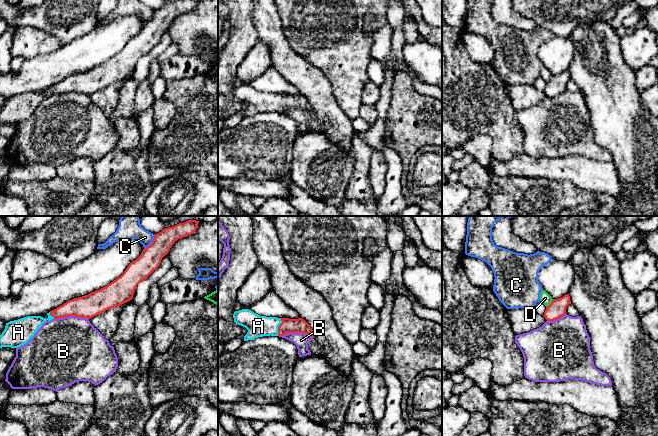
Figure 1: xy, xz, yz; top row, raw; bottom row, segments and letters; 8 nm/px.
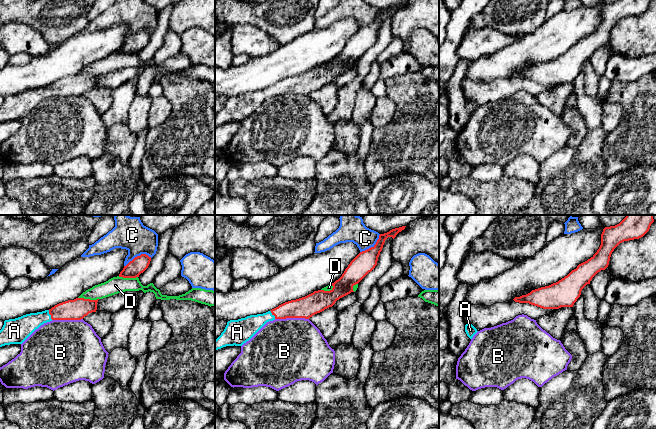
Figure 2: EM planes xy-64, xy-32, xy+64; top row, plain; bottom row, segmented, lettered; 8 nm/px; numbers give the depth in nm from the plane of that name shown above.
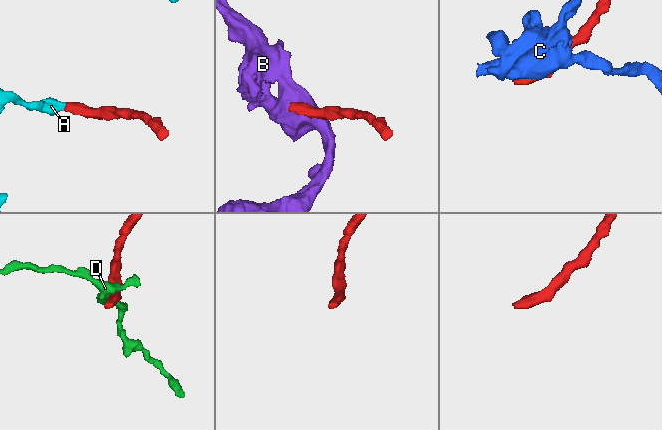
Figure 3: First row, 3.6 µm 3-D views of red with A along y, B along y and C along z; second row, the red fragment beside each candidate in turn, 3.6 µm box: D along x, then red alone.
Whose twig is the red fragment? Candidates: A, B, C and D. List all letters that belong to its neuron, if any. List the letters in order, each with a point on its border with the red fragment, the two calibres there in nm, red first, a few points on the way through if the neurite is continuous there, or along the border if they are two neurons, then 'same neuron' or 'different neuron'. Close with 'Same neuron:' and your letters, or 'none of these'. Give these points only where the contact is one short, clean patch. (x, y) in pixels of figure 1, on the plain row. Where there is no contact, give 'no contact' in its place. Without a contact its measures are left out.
A: contact xz (278, 103); calibres 120 and 180 nm; way xz (299, 101), (283, 101), (278, 103), (258, 102); same neuron
B: contact xy (71, 91); calibres 190 and 480 nm; border xy (88, 94), (64, 92), (54, 95); different neuron
C: contact xy (152, 18); calibres 170 and 130 nm; border xy (154, 10), (152, 18), (144, 24); different neuron
D: contact yz (551, 79); calibres 140 and 90 nm; different neuron
Same neuron: A

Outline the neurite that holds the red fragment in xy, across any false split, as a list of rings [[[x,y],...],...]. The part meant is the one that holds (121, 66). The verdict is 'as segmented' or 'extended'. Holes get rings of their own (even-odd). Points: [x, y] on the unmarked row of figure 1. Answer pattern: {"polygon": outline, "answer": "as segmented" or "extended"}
{"polygon": [[[177,0],[173,3],[163,5],[161,8],[154,10],[154,15],[150,22],[143,25],[141,31],[131,38],[124,49],[116,56],[101,64],[100,66],[91,68],[88,71],[74,74],[67,77],[63,81],[47,89],[48,94],[41,92],[27,92],[18,96],[6,99],[5,105],[0,111],[0,124],[11,123],[18,124],[26,120],[38,107],[44,98],[52,95],[59,95],[69,92],[90,95],[108,85],[121,82],[122,80],[132,76],[137,61],[147,54],[154,46],[158,44],[162,34],[168,30],[171,22],[185,12],[193,10],[198,0]]], "answer": "extended"}

